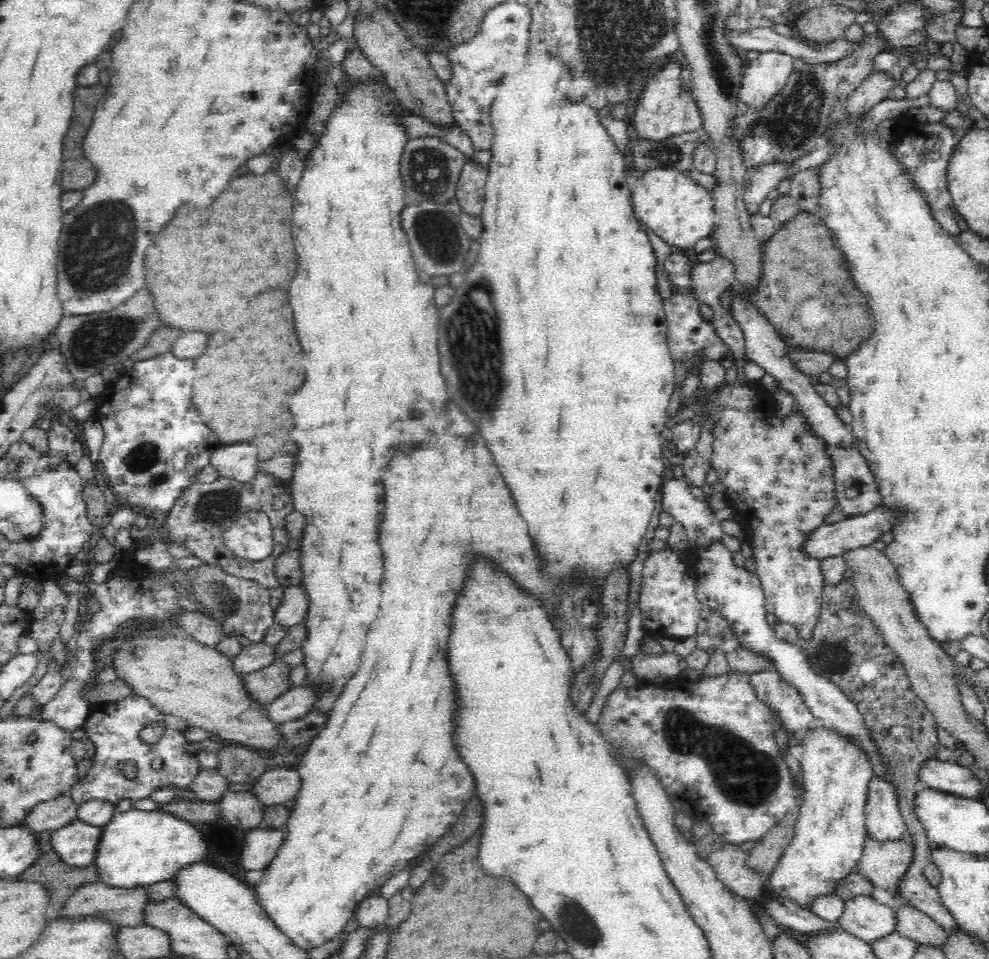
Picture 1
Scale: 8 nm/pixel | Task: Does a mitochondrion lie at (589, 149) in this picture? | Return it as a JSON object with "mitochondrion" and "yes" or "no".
{"mitochondrion":"no"}

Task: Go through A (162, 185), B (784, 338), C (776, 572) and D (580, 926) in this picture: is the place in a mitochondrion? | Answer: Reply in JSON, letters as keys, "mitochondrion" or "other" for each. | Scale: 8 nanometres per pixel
{"A":"other","B":"other","C":"other","D":"mitochondrion"}

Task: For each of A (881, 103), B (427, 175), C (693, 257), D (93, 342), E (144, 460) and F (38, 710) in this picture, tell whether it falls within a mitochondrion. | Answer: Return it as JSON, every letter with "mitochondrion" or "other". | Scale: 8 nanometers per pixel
{"A":"other","B":"mitochondrion","C":"other","D":"mitochondrion","E":"mitochondrion","F":"other"}

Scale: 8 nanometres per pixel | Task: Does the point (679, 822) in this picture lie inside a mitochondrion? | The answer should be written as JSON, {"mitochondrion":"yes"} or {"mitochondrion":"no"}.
{"mitochondrion":"no"}

